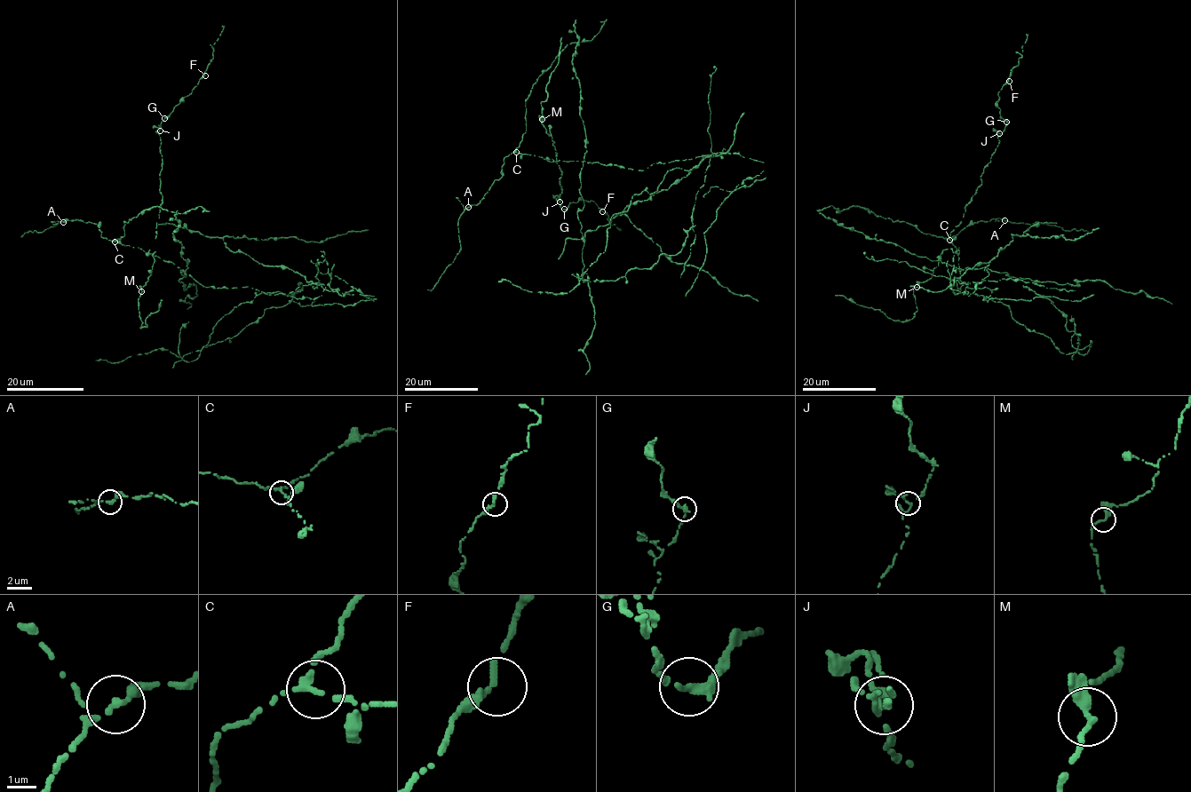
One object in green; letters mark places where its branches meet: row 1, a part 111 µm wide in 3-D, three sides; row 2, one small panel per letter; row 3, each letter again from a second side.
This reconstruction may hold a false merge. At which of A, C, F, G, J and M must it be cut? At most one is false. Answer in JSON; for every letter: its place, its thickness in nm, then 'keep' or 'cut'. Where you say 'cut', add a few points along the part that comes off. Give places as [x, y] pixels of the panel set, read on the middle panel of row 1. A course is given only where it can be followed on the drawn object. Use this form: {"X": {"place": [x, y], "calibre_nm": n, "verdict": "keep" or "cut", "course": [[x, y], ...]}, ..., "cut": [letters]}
{"A": {"place": [468, 207], "calibre_nm": 200, "verdict": "keep"}, "C": {"place": [516, 152], "calibre_nm": 220, "verdict": "cut", "course": [[516, 152], [643, 170], [715, 155], [636, 194], [569, 291], [498, 281]]}, "F": {"place": [602, 211], "calibre_nm": 280, "verdict": "keep"}, "G": {"place": [564, 209], "calibre_nm": 300, "verdict": "keep"}, "J": {"place": [559, 201], "calibre_nm": 190, "verdict": "keep"}, "M": {"place": [542, 119], "calibre_nm": 260, "verdict": "keep"}, "cut": ["C"]}

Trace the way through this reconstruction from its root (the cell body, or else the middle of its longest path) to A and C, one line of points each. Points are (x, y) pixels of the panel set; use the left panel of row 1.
A: (262, 292), (248, 286), (203, 286), (172, 262), (103, 238), (98, 224), (77, 218), (63, 222)
C: (262, 292), (248, 286), (203, 286), (172, 262), (146, 253), (138, 248), (115, 241)

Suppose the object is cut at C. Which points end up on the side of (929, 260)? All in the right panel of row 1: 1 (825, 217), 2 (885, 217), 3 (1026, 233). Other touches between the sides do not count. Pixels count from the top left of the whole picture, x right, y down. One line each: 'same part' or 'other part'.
1: same part
2: other part
3: same part

